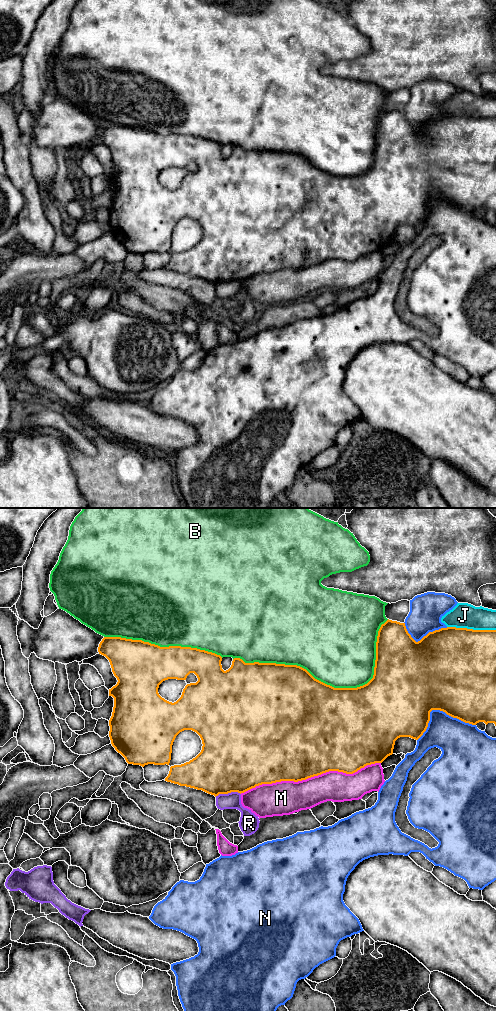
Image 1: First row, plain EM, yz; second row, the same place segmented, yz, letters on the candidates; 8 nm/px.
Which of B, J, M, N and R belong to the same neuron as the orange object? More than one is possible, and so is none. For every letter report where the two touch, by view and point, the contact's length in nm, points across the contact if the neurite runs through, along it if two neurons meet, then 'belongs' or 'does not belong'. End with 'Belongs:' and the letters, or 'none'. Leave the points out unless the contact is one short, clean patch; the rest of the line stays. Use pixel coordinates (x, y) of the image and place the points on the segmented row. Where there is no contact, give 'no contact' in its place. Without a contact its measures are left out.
B: contact yz (332, 687); length 1300 nm; does not belong
J: contact yz (471, 629); length 400 nm; does not belong
M: contact yz (310, 777); length 1150 nm; does not belong
N: contact yz (438, 709); length 480 nm; does not belong
R: contact yz (227, 793); length 200 nm; border yz (240, 793), (219, 793), (215, 796); does not belong
Belongs: none

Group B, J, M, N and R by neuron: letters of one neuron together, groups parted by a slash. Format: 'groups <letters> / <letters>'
groups B / J / M / N / R

